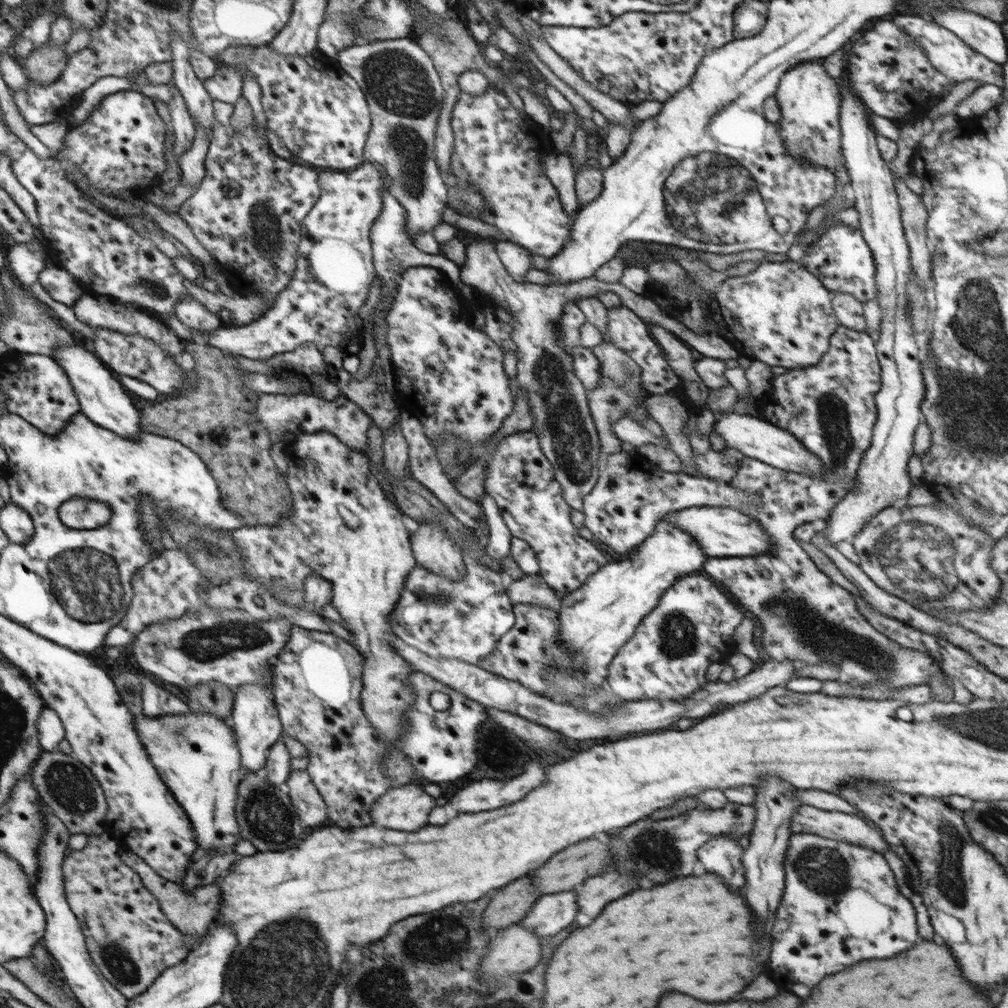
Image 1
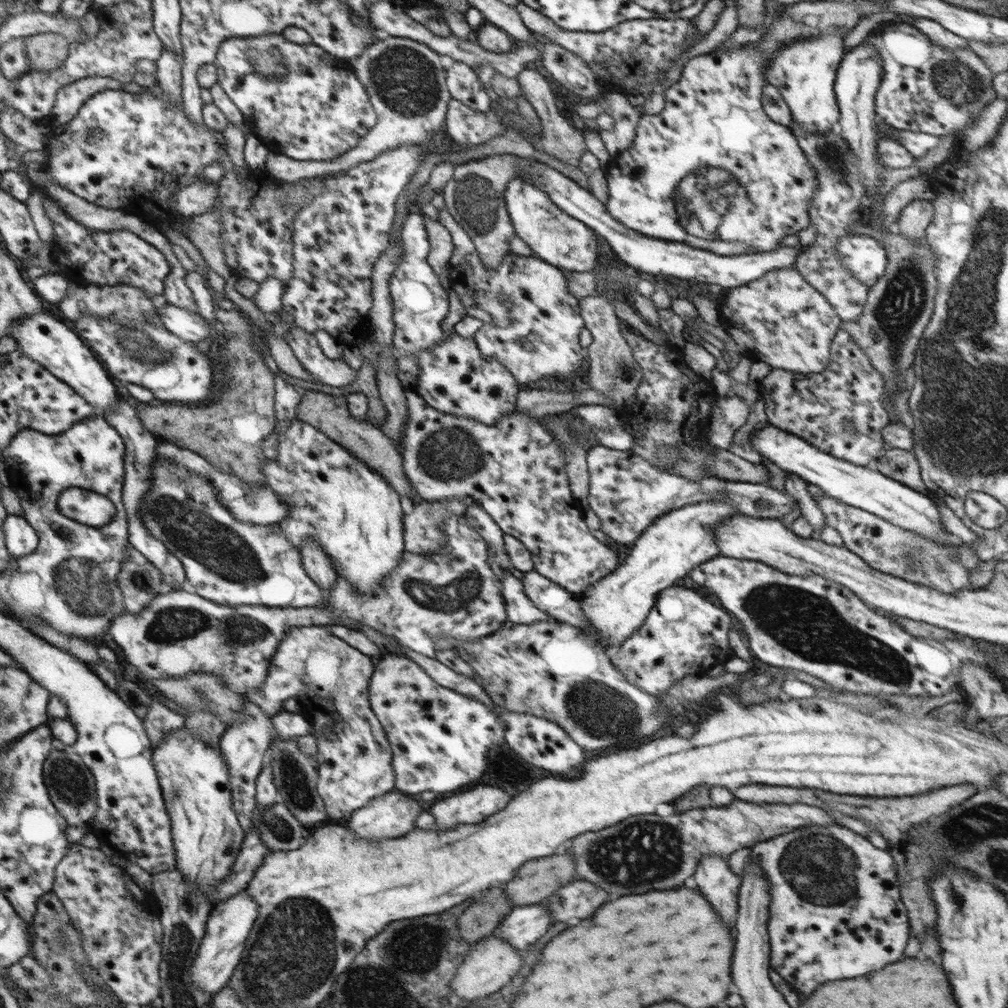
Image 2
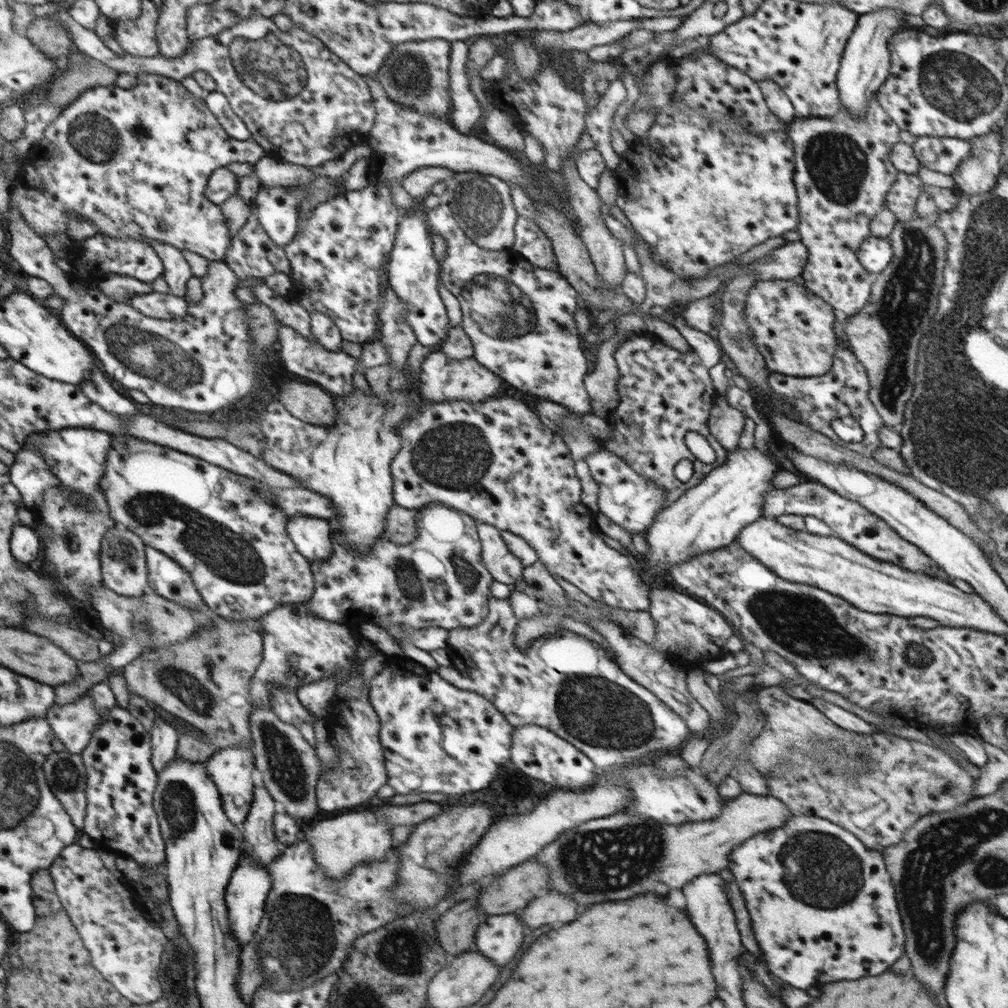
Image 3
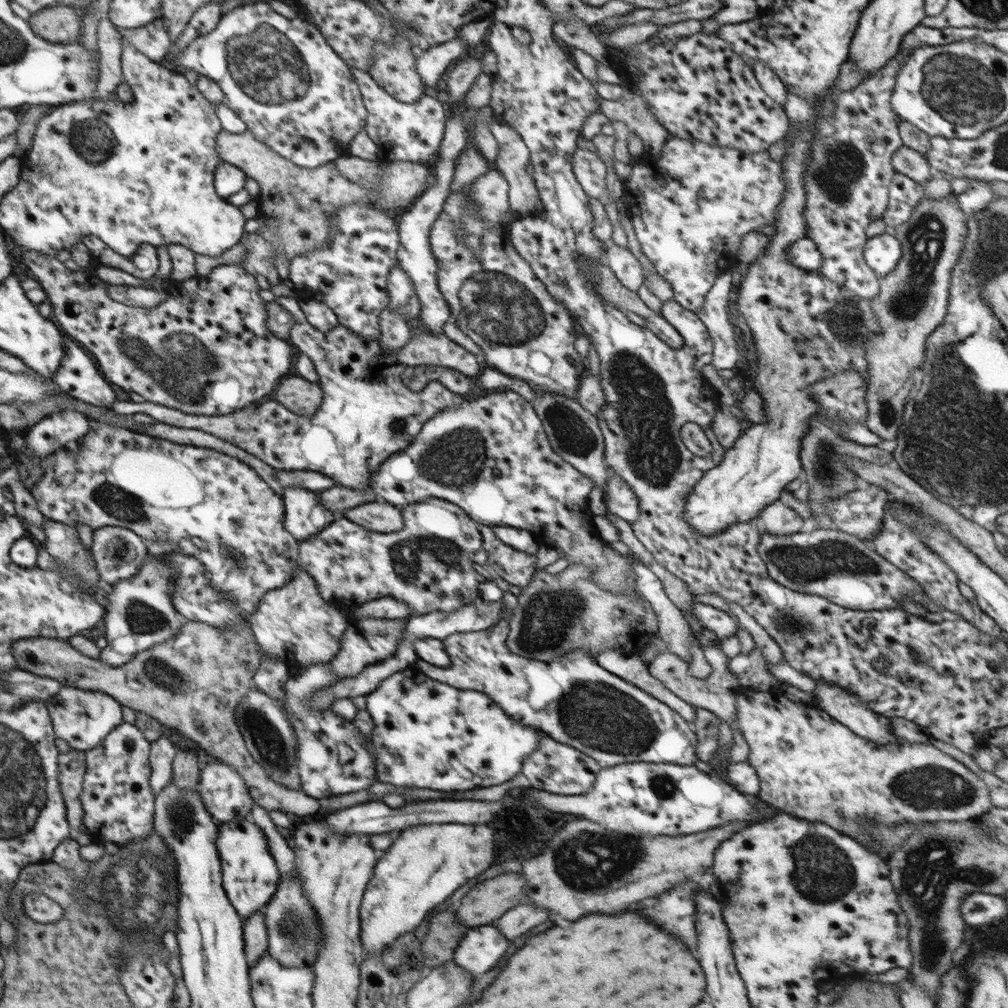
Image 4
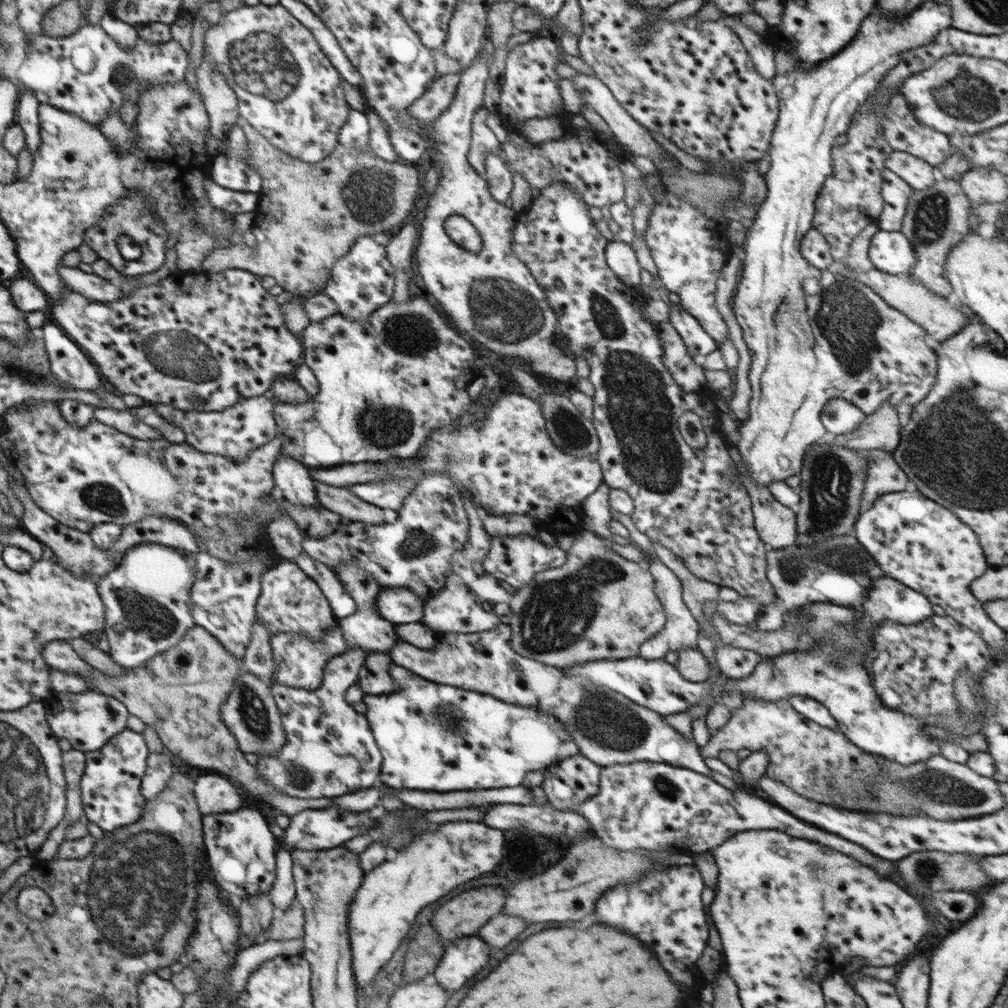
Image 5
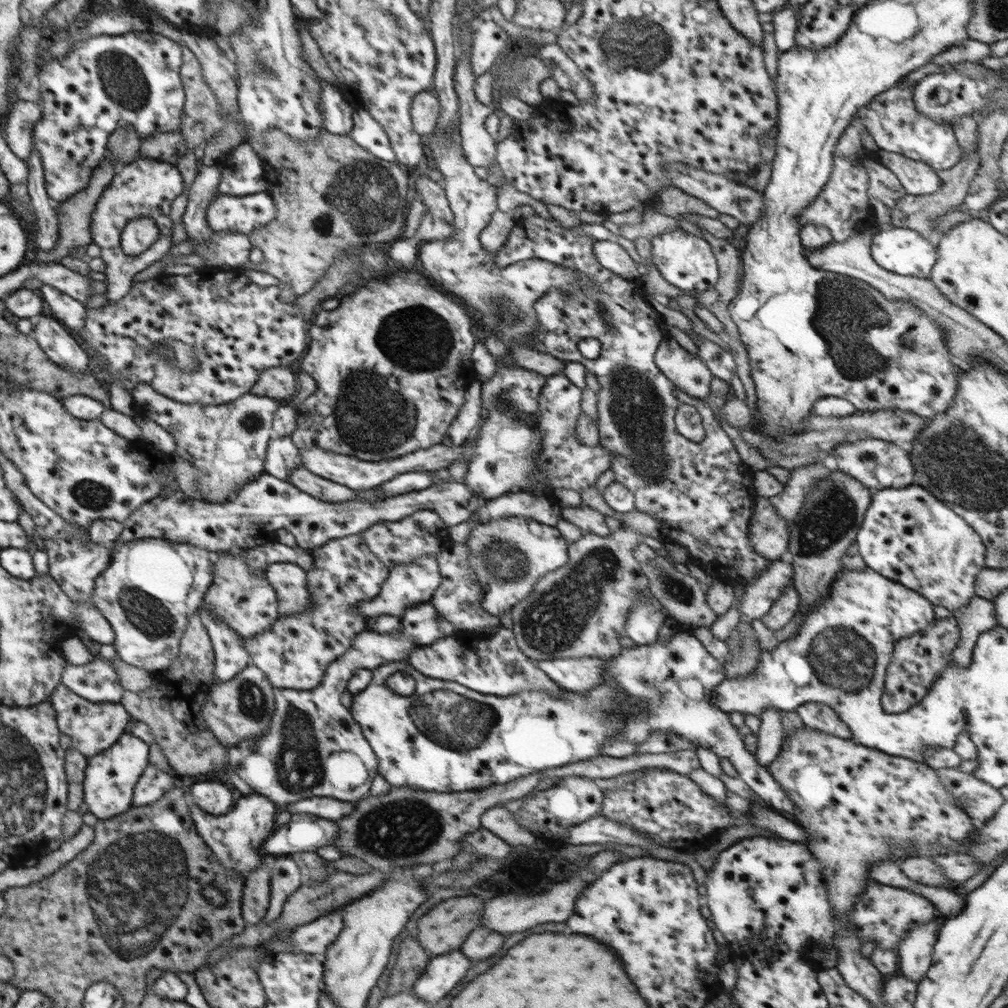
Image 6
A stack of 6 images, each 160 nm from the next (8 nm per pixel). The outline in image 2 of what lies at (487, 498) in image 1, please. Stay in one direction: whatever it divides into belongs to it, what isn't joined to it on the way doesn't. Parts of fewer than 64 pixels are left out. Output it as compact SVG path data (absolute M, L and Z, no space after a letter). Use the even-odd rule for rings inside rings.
M506 571L503 576L503 594L506 603L507 620L513 624L534 624L540 621L556 621L529 599L524 592L520 579L514 577L510 571Z

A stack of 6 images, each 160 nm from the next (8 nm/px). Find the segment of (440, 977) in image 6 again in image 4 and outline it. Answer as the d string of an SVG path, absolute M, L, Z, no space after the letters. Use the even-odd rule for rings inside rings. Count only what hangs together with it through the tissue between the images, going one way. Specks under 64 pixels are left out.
M494 923L468 928L455 950L454 961L458 966L470 971L475 978L480 977L494 967L498 960L504 956L508 948L508 941L509 938L505 937L505 934L500 932L500 929L494 926Z

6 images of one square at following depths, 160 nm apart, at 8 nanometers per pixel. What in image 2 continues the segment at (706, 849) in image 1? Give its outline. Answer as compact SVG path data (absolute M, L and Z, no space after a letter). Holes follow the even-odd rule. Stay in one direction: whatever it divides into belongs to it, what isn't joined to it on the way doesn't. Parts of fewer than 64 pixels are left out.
M720 855L702 856L694 874L696 886L710 900L714 910L722 914L722 920L734 928L738 912L738 896L741 880L730 869L728 860Z

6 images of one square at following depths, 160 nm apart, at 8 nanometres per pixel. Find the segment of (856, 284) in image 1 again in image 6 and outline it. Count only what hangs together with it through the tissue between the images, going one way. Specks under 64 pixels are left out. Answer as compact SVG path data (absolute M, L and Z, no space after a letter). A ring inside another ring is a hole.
M909 228L880 229L871 242L871 255L878 266L912 278L929 279L936 262L935 250L920 232Z

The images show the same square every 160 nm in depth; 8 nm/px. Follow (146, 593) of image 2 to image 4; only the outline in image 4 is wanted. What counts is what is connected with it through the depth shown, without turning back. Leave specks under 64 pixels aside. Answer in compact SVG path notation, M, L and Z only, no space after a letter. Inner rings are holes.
M122 527L95 529L90 550L107 588L132 578L149 554L146 540Z

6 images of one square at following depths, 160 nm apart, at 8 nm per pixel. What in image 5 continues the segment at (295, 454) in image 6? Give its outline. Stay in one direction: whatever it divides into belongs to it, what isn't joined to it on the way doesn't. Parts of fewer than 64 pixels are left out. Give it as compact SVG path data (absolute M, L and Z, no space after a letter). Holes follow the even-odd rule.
M280 451L273 466L275 485L282 491L283 498L296 508L323 508L318 500L315 482L309 467Z

